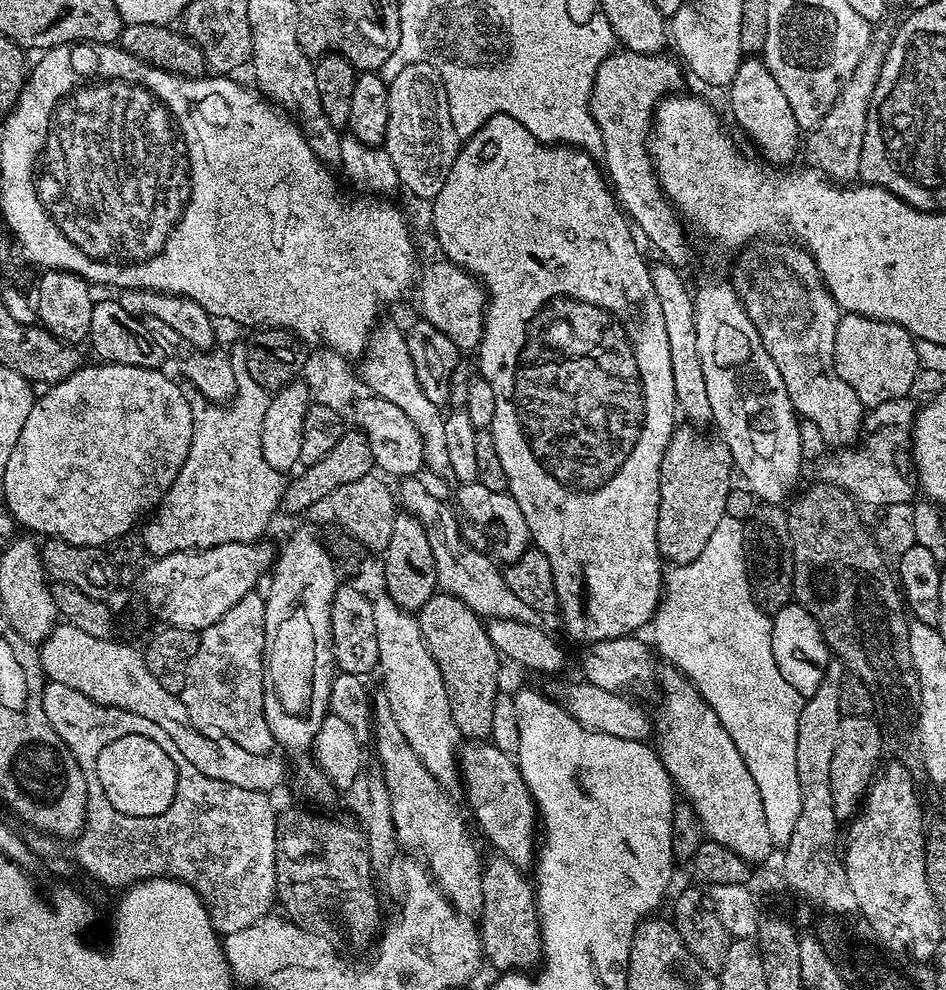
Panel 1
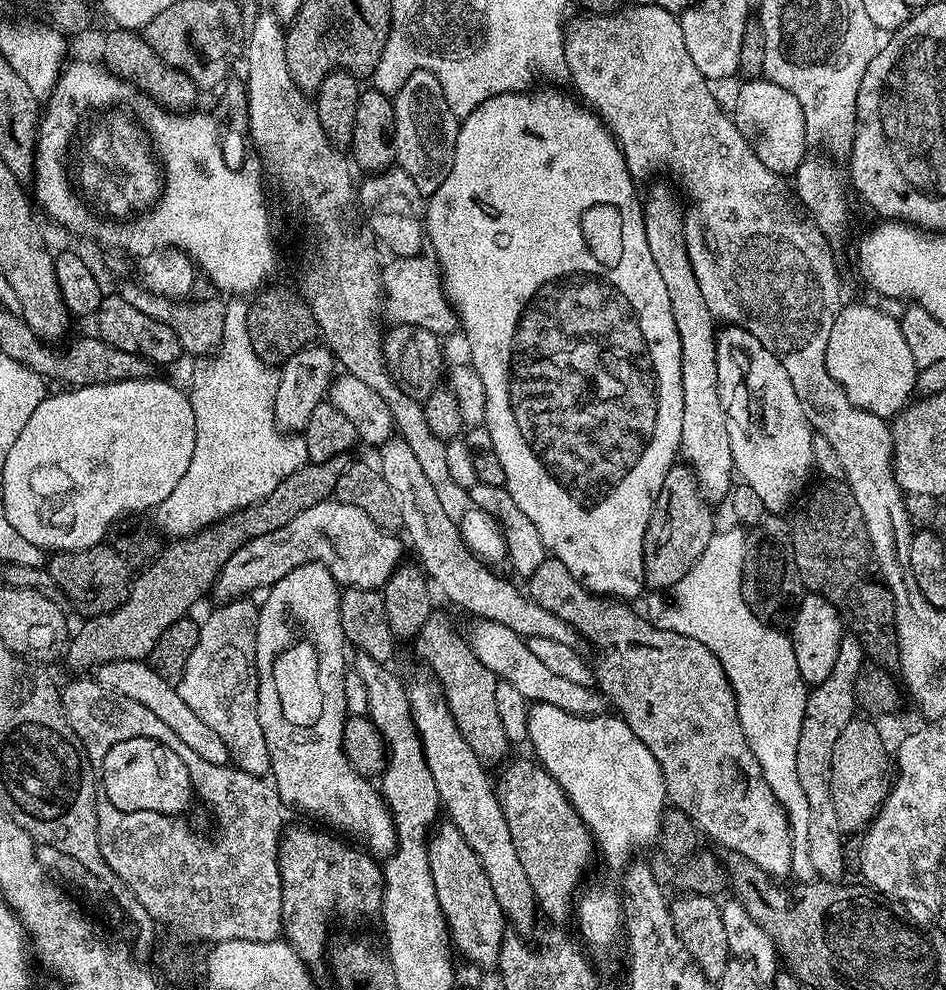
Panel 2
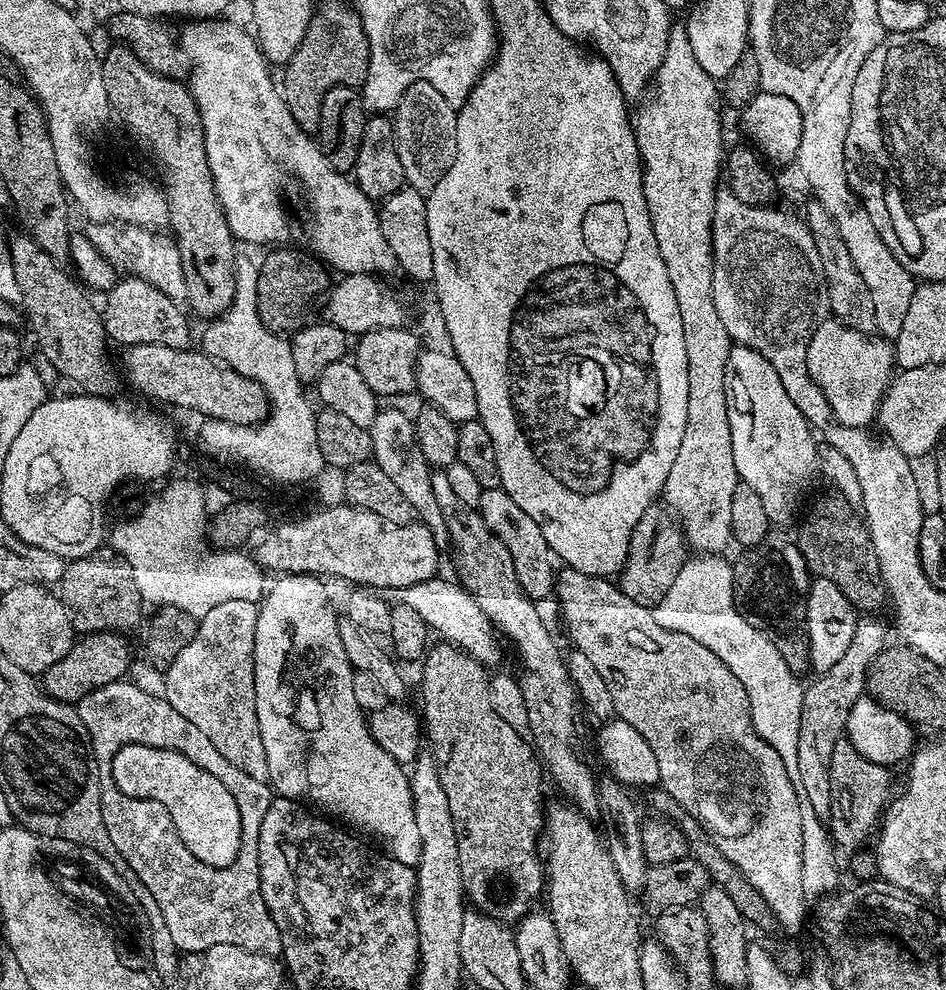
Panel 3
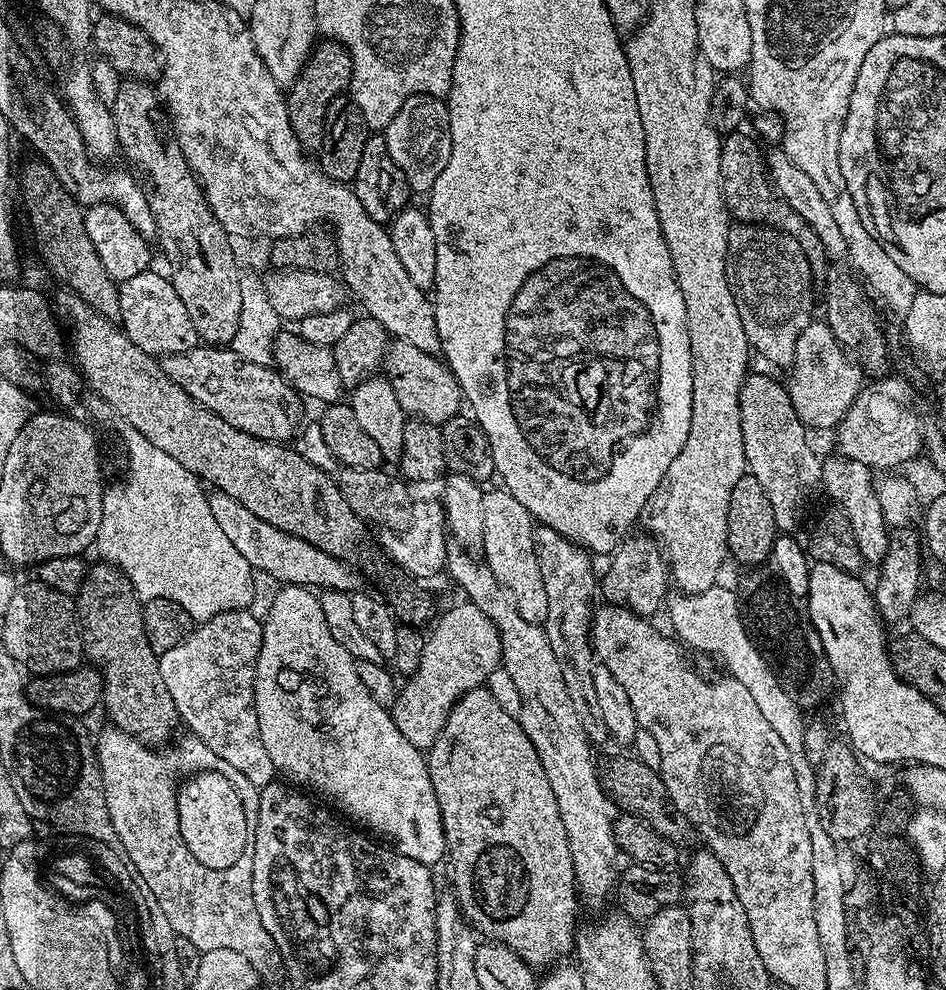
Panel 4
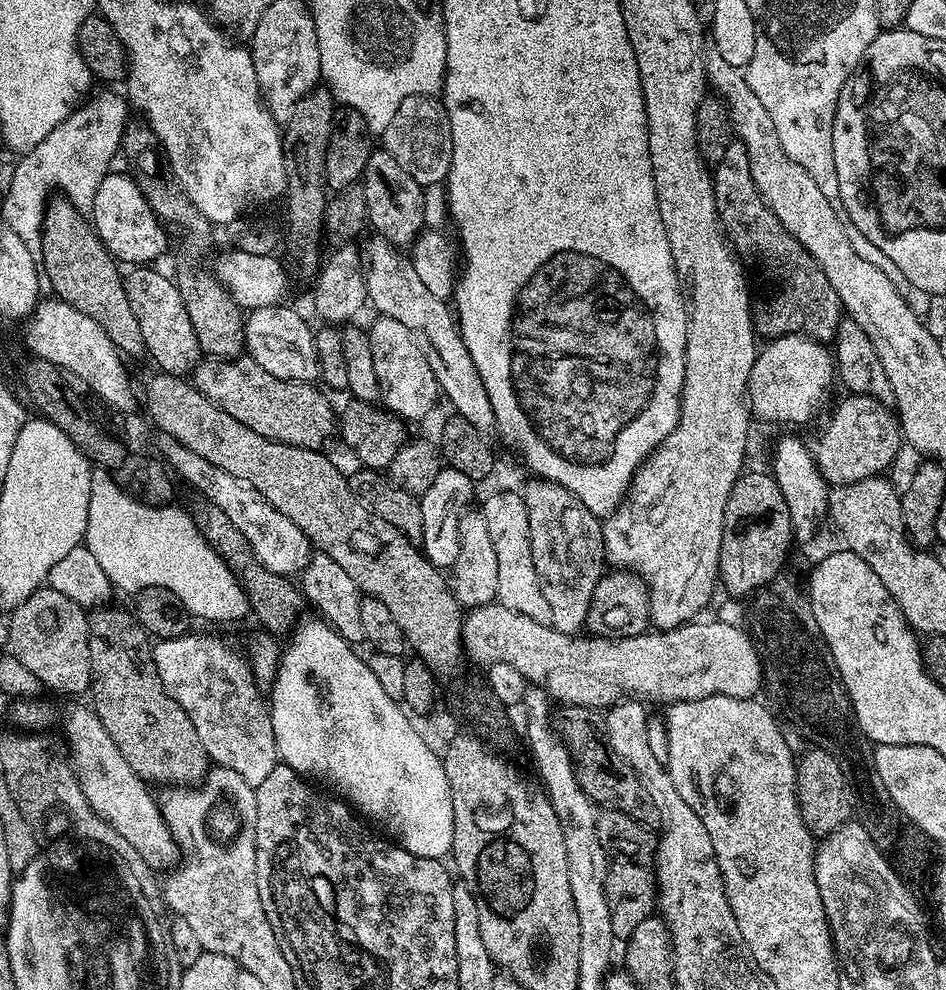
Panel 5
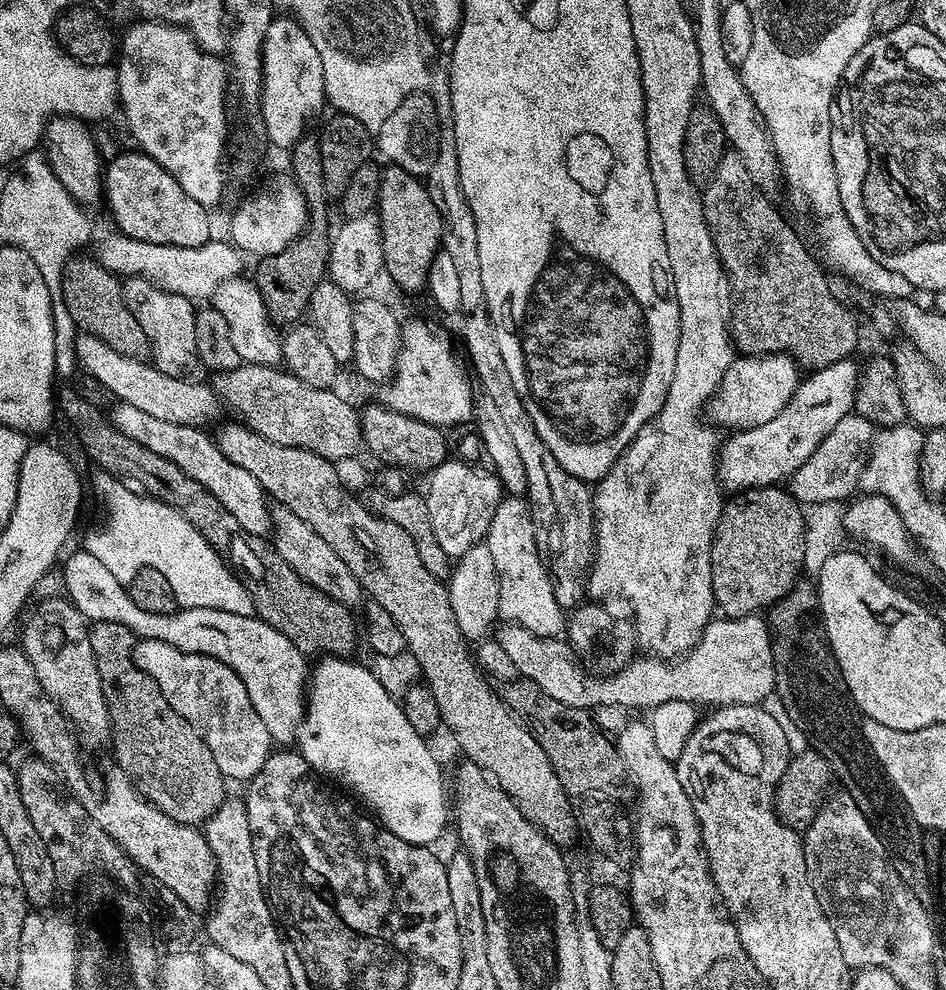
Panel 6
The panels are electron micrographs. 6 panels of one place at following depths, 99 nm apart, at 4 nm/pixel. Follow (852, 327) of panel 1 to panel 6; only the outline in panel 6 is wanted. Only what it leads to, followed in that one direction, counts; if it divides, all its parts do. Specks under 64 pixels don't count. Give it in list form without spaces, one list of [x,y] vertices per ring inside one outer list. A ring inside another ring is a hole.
[[[737,355],[726,370],[720,389],[712,395],[706,405],[706,416],[713,425],[721,429],[739,430],[762,426],[770,418],[782,414],[802,379],[801,369],[790,356],[742,356]]]

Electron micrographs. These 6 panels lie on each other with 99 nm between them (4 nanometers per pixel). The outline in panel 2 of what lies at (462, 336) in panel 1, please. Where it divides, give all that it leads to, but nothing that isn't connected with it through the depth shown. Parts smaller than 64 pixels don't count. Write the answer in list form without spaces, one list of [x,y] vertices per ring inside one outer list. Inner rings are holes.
[[[431,255],[397,256],[382,268],[382,308],[389,321],[406,326],[422,326],[444,338],[447,332],[457,331],[458,321],[448,295],[444,293],[444,277]]]

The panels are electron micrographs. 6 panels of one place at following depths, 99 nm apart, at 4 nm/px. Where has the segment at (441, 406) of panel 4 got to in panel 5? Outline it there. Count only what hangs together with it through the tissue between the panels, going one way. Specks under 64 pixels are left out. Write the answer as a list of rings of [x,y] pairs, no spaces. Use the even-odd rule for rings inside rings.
[[[377,315],[375,319],[367,333],[383,407],[405,422],[424,420],[431,414],[432,407],[442,400],[434,370],[430,370],[430,362],[420,349],[420,343],[410,330],[406,330],[406,326],[402,326],[402,322],[381,315]]]

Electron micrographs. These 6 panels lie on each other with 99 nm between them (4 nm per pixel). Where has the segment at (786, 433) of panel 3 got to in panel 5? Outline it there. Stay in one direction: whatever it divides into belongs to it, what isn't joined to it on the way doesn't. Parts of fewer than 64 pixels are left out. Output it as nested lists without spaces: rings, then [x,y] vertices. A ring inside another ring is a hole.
[[[784,436],[776,444],[772,452],[771,475],[775,476],[782,490],[782,498],[786,502],[786,510],[790,510],[792,534],[797,541],[808,540],[829,519],[828,493],[830,485],[820,472],[811,447],[807,448],[796,436]]]

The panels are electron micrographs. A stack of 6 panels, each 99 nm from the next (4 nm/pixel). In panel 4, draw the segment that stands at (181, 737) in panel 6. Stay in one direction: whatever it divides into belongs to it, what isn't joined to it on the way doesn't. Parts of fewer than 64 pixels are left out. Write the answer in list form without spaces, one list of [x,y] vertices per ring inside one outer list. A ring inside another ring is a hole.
[[[96,562],[93,568],[91,565],[85,571],[74,603],[84,637],[84,655],[89,661],[98,662],[104,679],[102,708],[108,711],[112,719],[109,721],[136,737],[141,744],[167,745],[173,739],[176,724],[178,728],[176,707],[174,698],[170,698],[170,690],[166,690],[166,682],[162,682],[159,655],[146,638],[142,601],[134,586],[113,564]]]

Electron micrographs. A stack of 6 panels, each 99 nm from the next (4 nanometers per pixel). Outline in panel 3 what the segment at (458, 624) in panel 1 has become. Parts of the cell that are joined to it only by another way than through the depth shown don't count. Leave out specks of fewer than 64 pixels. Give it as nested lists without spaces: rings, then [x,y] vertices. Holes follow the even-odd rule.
[[[436,642],[424,653],[420,668],[420,700],[424,703],[422,711],[422,724],[426,729],[426,736],[432,739],[430,755],[436,761],[438,770],[438,782],[442,782],[442,790],[446,790],[446,802],[450,802],[450,818],[454,822],[454,830],[458,838],[458,862],[460,863],[460,877],[464,883],[464,894],[467,903],[473,909],[490,918],[509,926],[515,925],[523,916],[533,911],[536,899],[541,899],[546,888],[546,864],[536,853],[536,843],[541,843],[542,833],[546,828],[546,808],[540,805],[544,800],[544,792],[540,789],[540,772],[542,776],[542,761],[534,751],[533,745],[514,726],[508,725],[505,720],[494,711],[494,702],[490,702],[490,672],[485,665],[480,664],[469,652],[463,648],[447,642]]]

